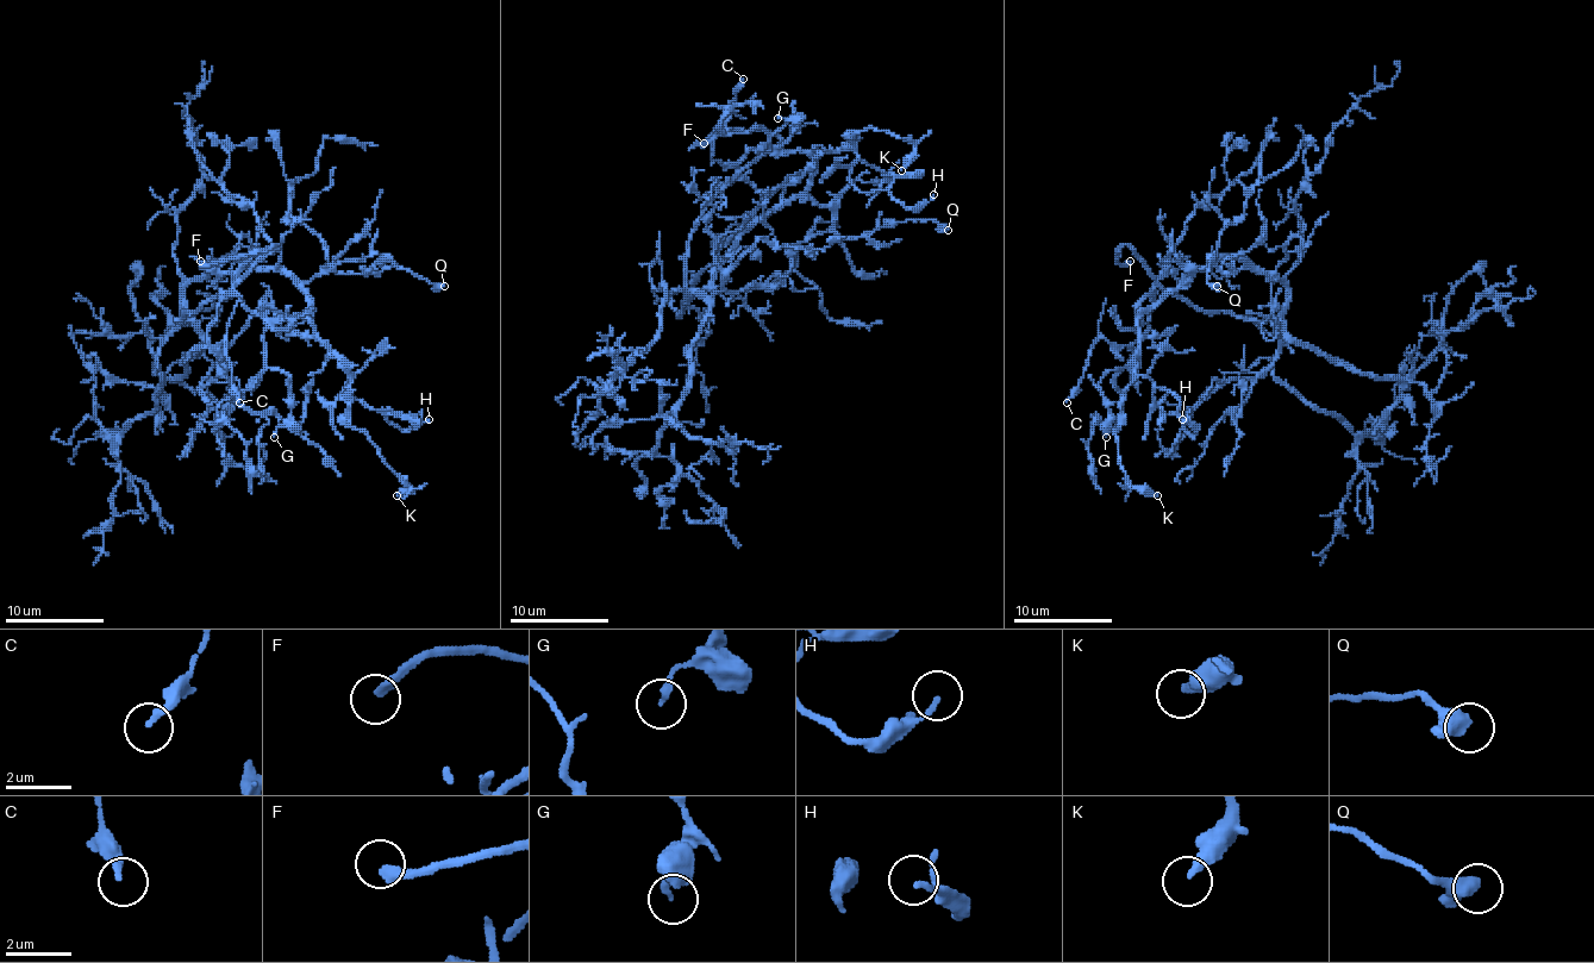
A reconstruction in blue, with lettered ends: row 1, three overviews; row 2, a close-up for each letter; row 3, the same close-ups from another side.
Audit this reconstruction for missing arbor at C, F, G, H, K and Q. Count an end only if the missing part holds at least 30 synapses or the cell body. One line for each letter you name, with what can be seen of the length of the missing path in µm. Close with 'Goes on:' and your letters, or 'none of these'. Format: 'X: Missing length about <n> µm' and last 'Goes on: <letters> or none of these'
F: Missing length about 20 µm
Goes on: F

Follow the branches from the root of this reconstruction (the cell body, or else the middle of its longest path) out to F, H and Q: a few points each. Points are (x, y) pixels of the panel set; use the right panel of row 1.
F: (1271, 274), (1239, 258), (1185, 267), (1175, 251), (1155, 279), (1125, 244), (1118, 261), (1130, 261)
H: (1271, 274), (1219, 258), (1138, 320), (1136, 373), (1170, 389), (1194, 429), (1182, 419)
Q: (1271, 274), (1239, 258), (1219, 258), (1185, 279), (1207, 267), (1224, 274), (1212, 261), (1207, 281), (1217, 286)

